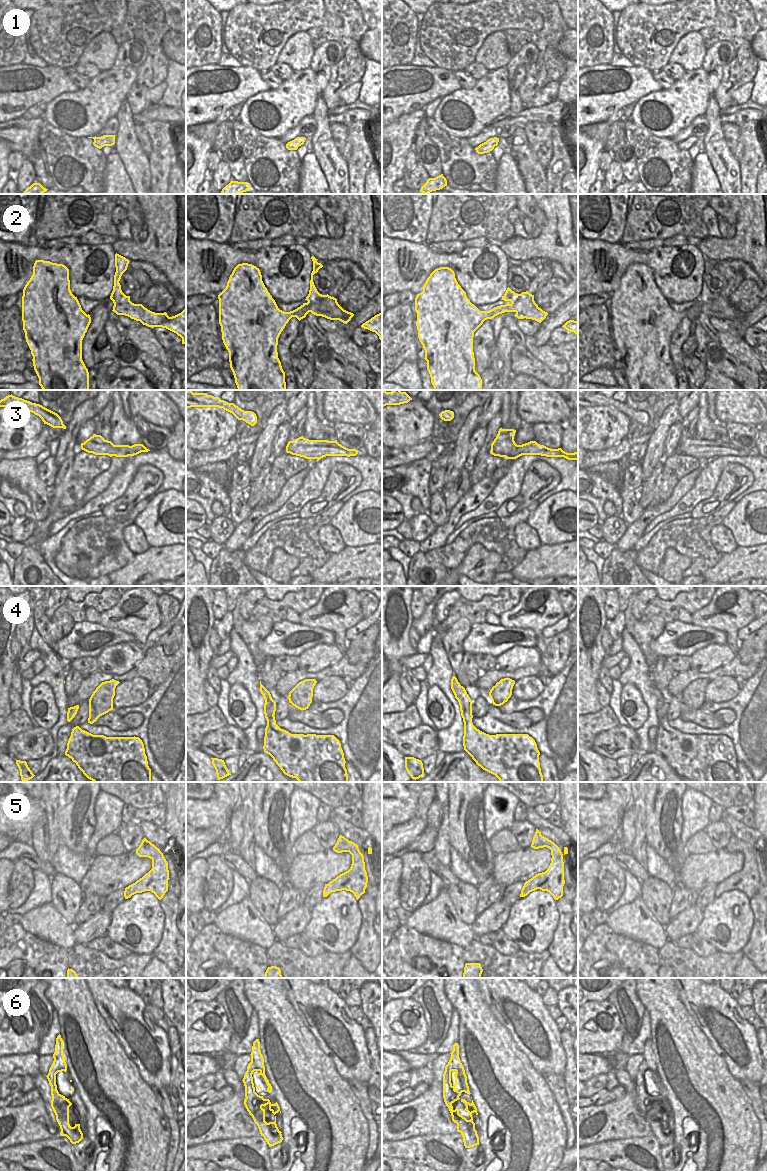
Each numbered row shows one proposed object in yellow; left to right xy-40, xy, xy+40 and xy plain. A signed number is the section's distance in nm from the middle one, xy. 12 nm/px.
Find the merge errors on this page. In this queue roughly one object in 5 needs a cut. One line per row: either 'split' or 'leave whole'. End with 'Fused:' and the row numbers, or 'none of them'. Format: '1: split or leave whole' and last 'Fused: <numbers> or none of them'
1: leave whole
2: split
3: leave whole
4: split
5: leave whole
6: leave whole
Fused: 2, 4

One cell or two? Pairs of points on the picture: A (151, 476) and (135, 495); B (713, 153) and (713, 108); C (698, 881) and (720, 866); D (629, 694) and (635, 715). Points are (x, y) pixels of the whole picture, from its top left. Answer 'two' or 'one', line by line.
A: one
B: one
C: one
D: one

